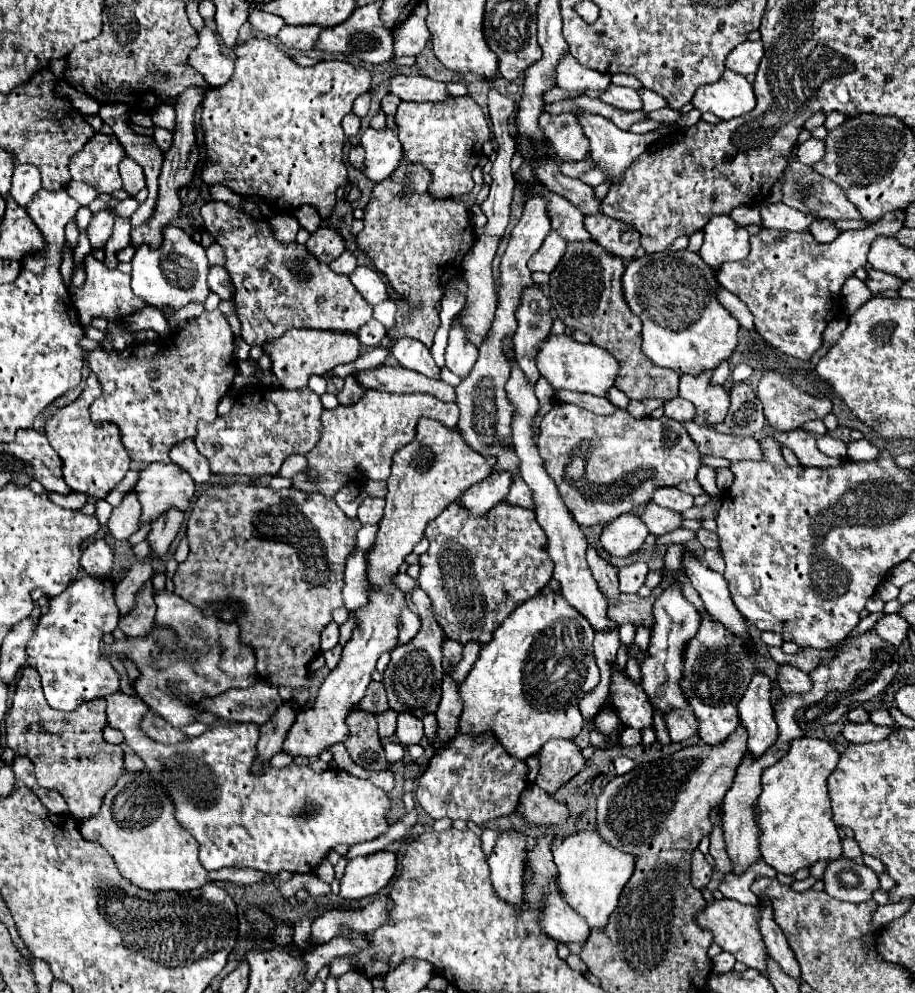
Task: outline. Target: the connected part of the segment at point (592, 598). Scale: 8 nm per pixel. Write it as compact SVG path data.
M508 344L508 356L510 356L510 364L512 364L512 376L506 382L506 392L510 402L516 406L516 414L514 414L514 422L512 422L512 430L514 430L514 448L520 462L520 476L524 478L524 482L530 486L530 490L534 492L534 502L536 502L536 520L542 526L542 530L548 536L548 554L554 560L554 574L552 578L560 582L562 590L560 594L564 596L564 600L576 608L596 632L612 632L616 628L616 624L608 618L608 602L602 596L602 592L598 592L598 586L594 582L594 576L586 564L586 536L582 532L582 528L578 526L578 522L574 522L572 514L568 512L568 508L564 506L558 488L554 484L554 480L546 474L544 470L544 462L538 456L538 446L534 444L534 430L532 430L532 420L534 414L538 412L538 400L534 396L534 386L530 386L522 374L522 370L516 364L514 358L514 350L510 350Z

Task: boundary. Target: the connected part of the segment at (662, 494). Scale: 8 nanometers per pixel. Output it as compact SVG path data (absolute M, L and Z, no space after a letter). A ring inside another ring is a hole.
M662 488L662 490L654 492L652 502L662 508L674 510L674 512L684 512L686 508L692 506L692 496L680 492L678 488Z

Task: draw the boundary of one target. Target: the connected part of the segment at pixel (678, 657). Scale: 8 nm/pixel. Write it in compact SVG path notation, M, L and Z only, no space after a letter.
M676 580L674 586L662 592L662 596L654 604L654 628L648 648L648 658L642 662L642 688L648 694L650 702L658 706L662 712L668 712L670 708L686 708L688 700L680 688L680 676L682 676L682 652L686 642L696 634L700 626L700 614L698 610L684 598L680 590L680 582Z

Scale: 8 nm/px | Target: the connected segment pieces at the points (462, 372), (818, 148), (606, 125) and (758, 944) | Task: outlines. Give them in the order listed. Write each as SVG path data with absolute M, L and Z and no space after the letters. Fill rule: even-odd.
M456 316L450 328L450 338L448 338L448 348L446 348L446 368L454 372L460 378L466 378L470 374L472 366L476 364L478 358L478 348L466 338L466 330L460 324L460 318Z
M810 138L798 146L798 160L808 166L814 166L822 156L824 156L824 140Z
M574 108L572 112L574 112L574 116L578 118L578 122L580 122L580 126L582 126L582 132L584 132L586 138L588 138L590 158L594 160L594 164L596 164L598 168L602 168L602 172L604 172L608 184L620 182L624 170L638 158L638 154L642 154L642 150L646 150L646 146L650 146L654 140L658 140L660 136L664 136L666 132L670 132L670 130L674 128L672 124L664 124L664 126L660 126L658 130L648 132L648 134L632 134L632 132L620 130L612 120L608 120L608 118L604 118L604 116L586 112L586 110L582 110L582 108Z
M722 898L722 900L714 900L708 902L698 914L696 914L696 922L702 930L712 932L714 942L724 950L730 952L738 962L746 964L748 968L754 968L758 972L764 974L766 970L766 944L762 940L762 934L758 930L758 908L756 906L746 906L740 904L736 900L730 898Z

